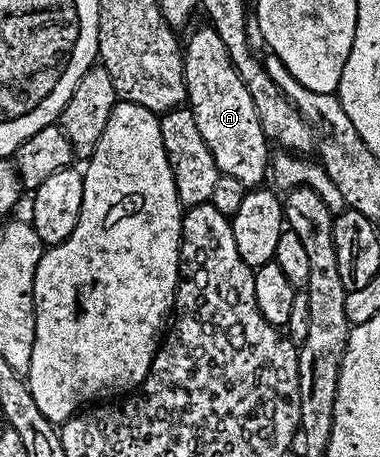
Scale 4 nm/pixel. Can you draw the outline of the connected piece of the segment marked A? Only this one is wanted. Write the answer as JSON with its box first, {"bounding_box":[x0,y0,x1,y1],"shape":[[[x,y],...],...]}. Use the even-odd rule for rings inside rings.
{"bounding_box":[183,24,271,188],"shape":[[[202,24],[190,36],[189,43],[184,43],[183,57],[187,105],[193,111],[203,140],[207,140],[207,148],[211,148],[211,156],[215,156],[217,169],[227,176],[235,176],[246,188],[260,187],[271,166],[271,143],[265,137],[263,124],[259,124],[255,100],[251,100],[247,84],[235,72],[227,47],[219,40],[219,32]]]}

